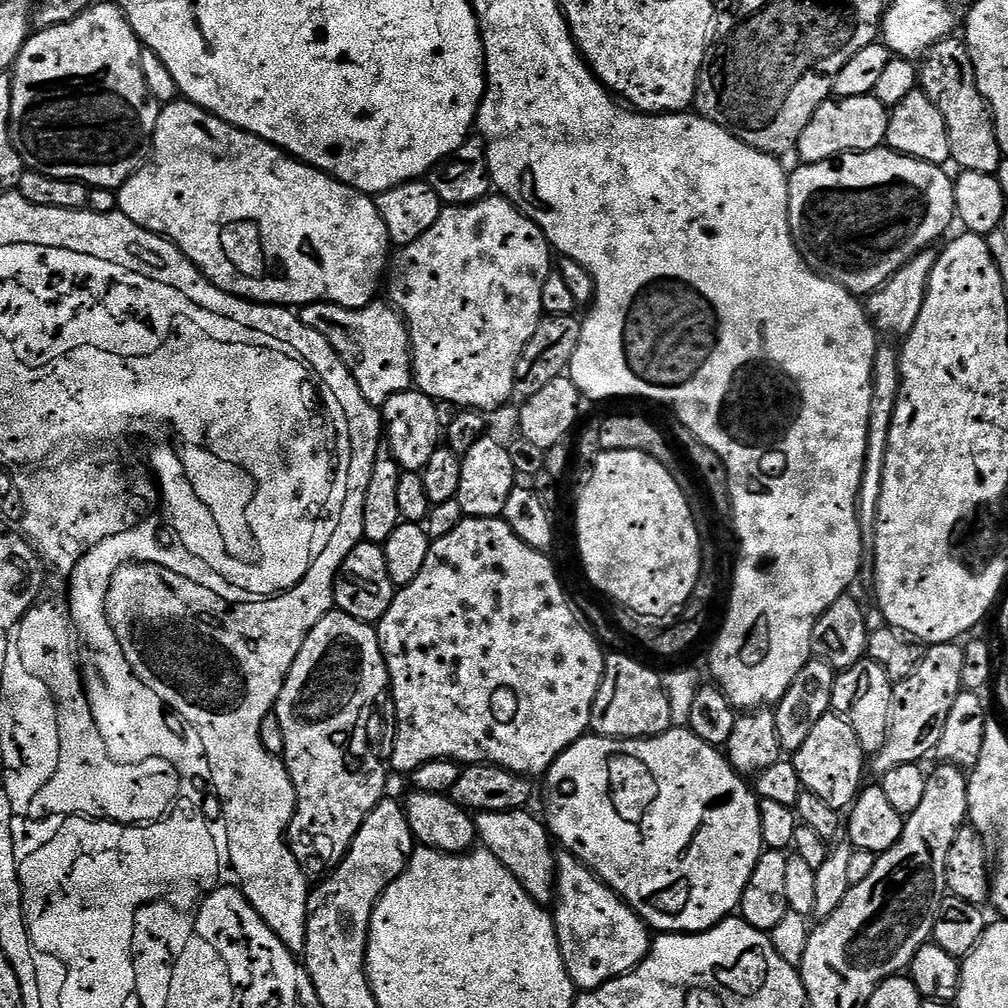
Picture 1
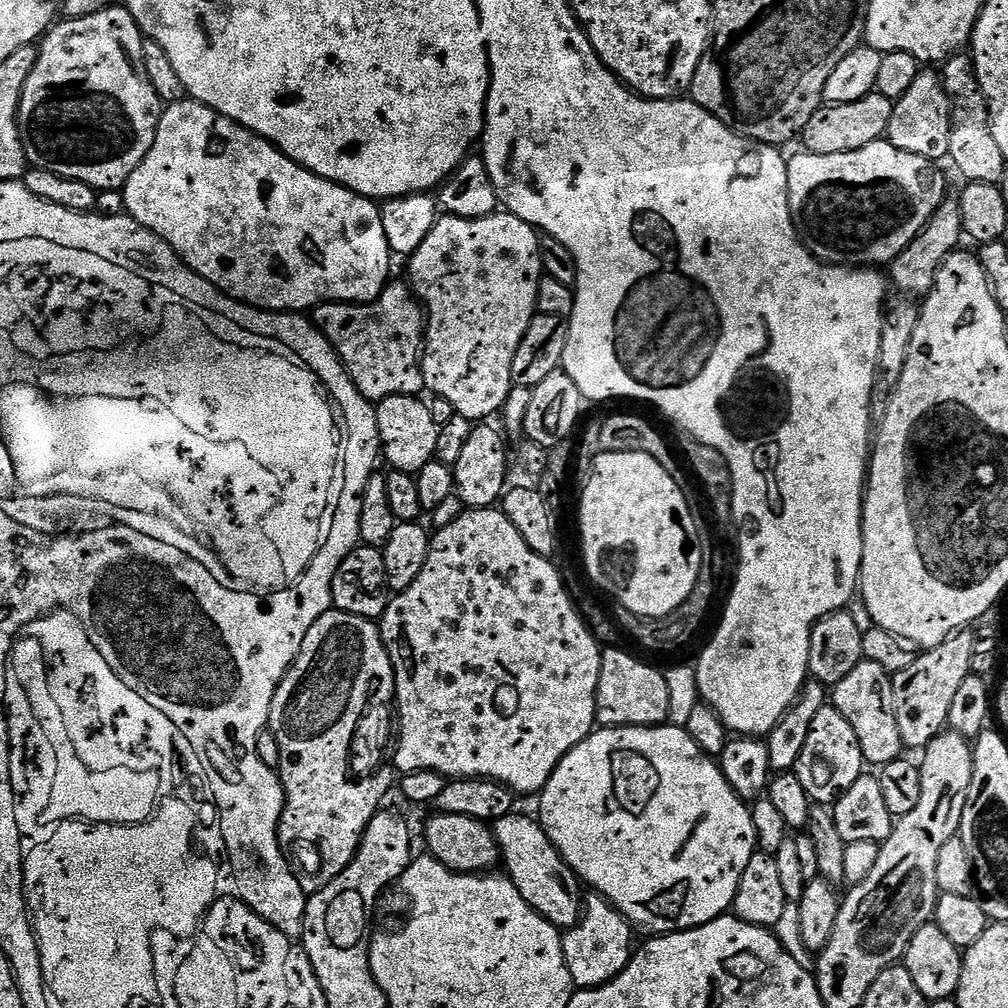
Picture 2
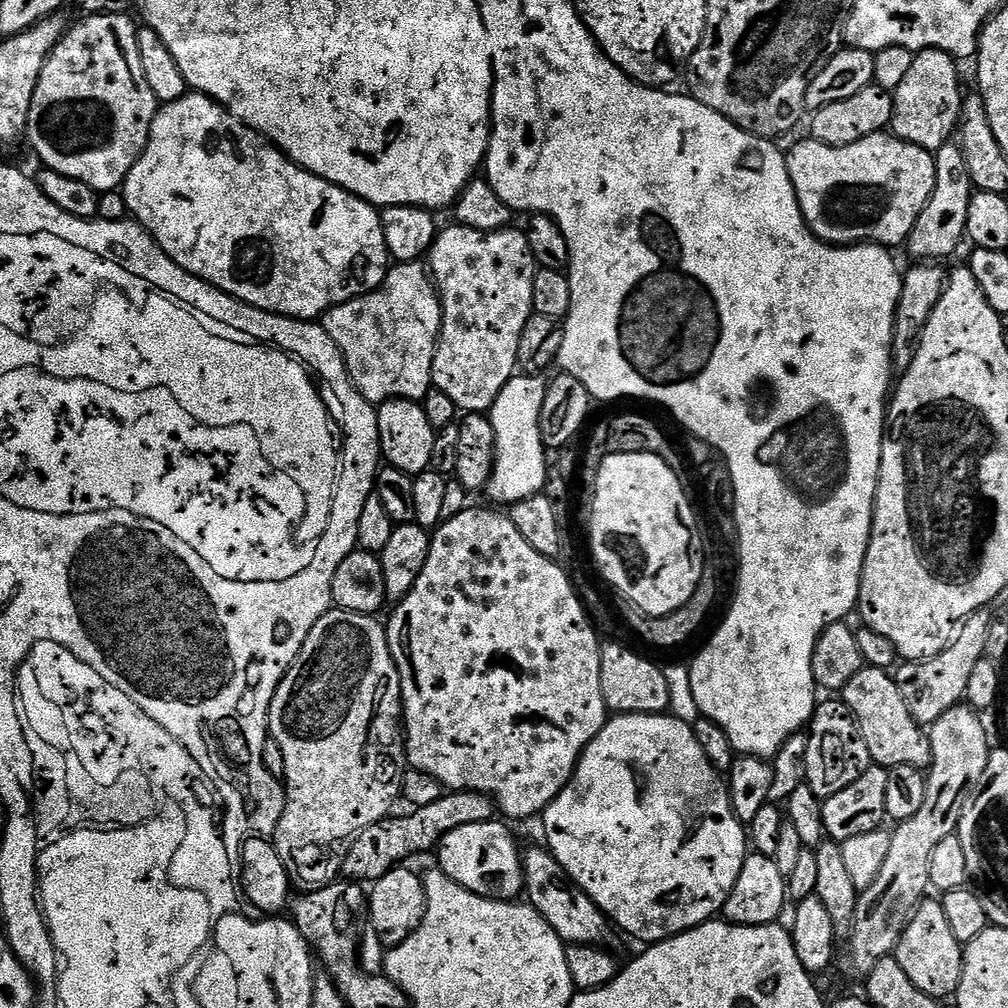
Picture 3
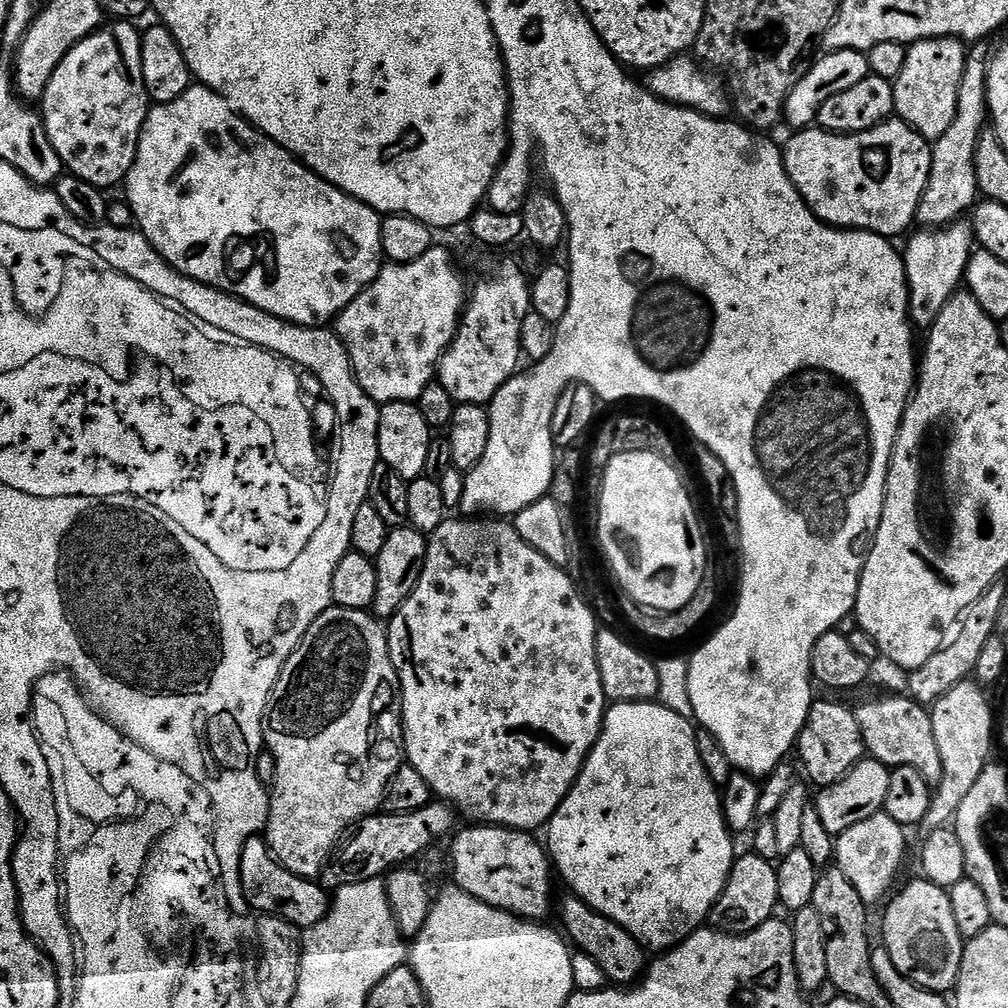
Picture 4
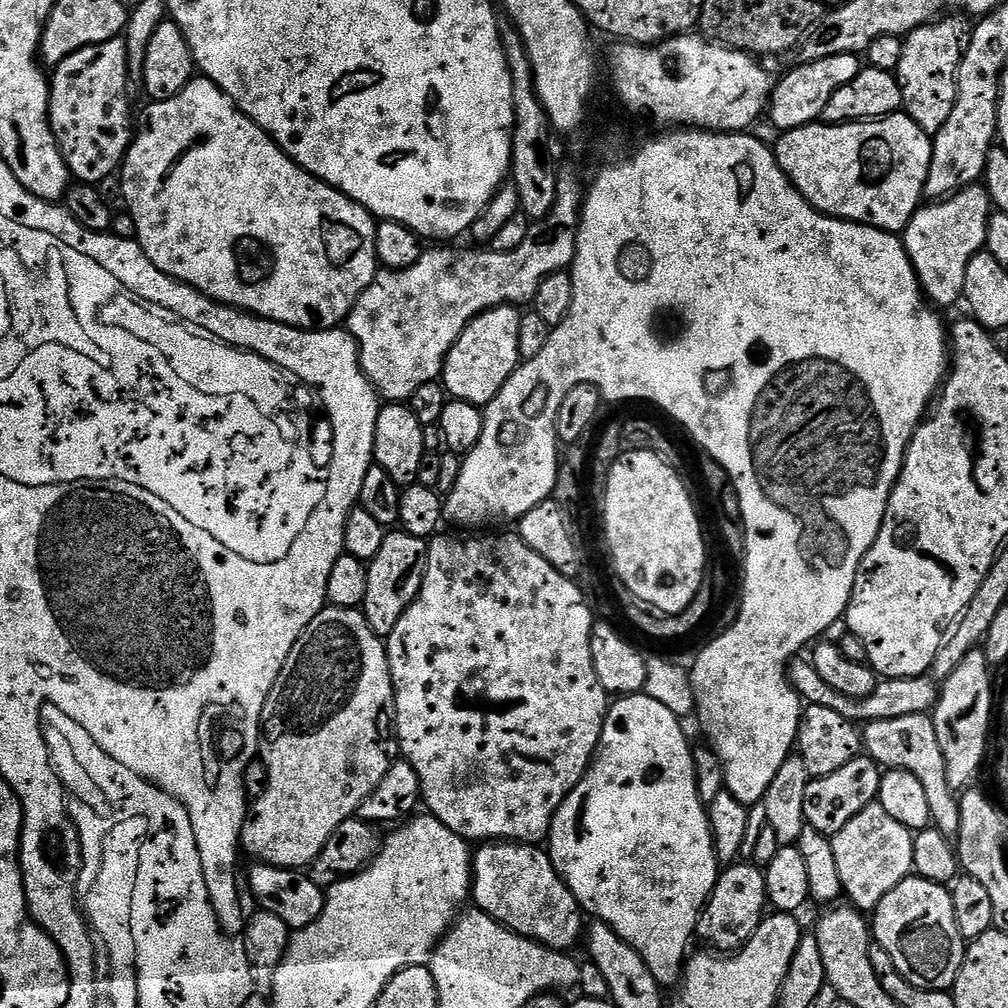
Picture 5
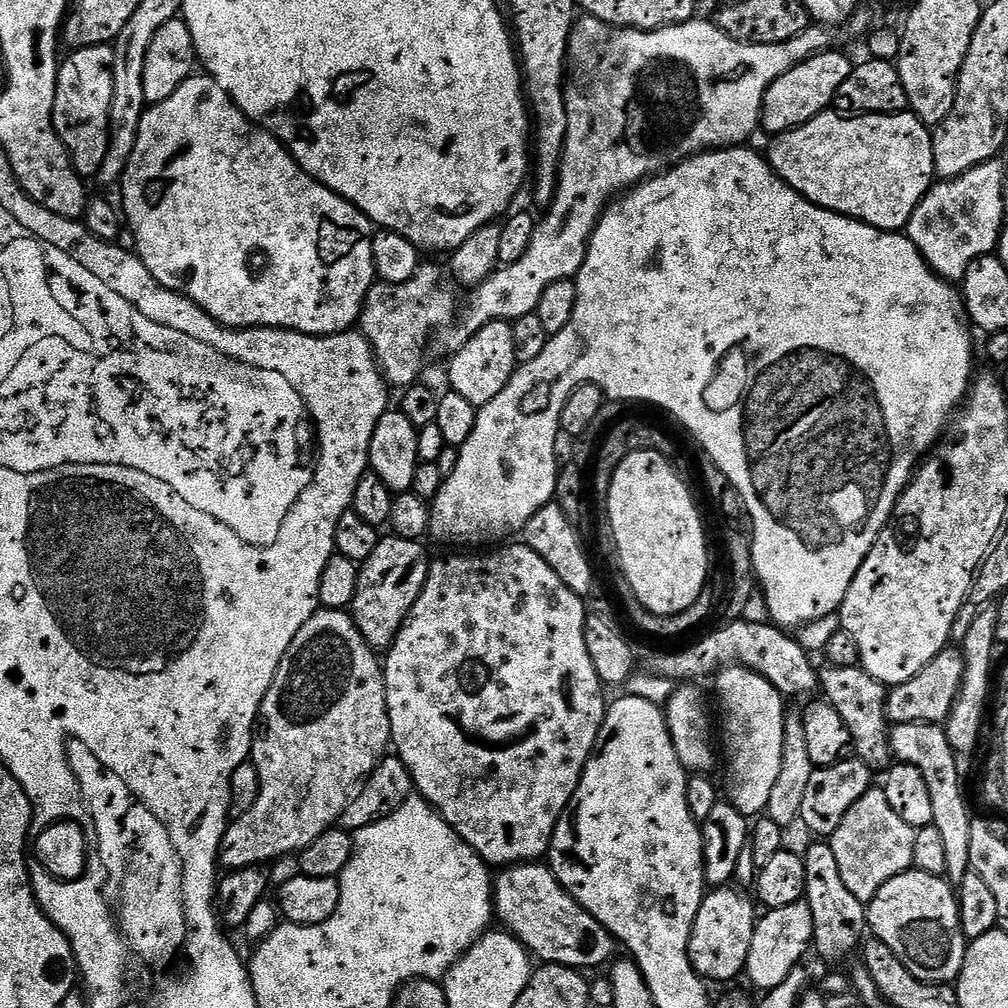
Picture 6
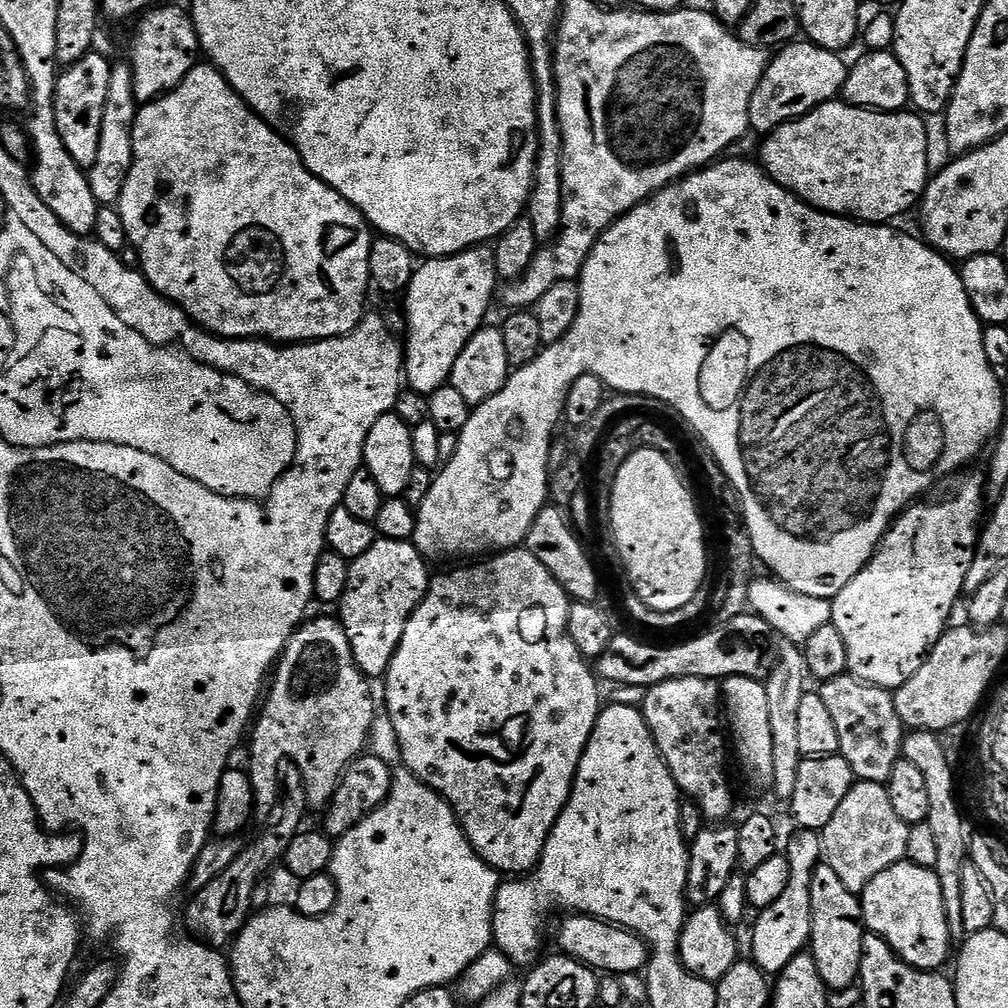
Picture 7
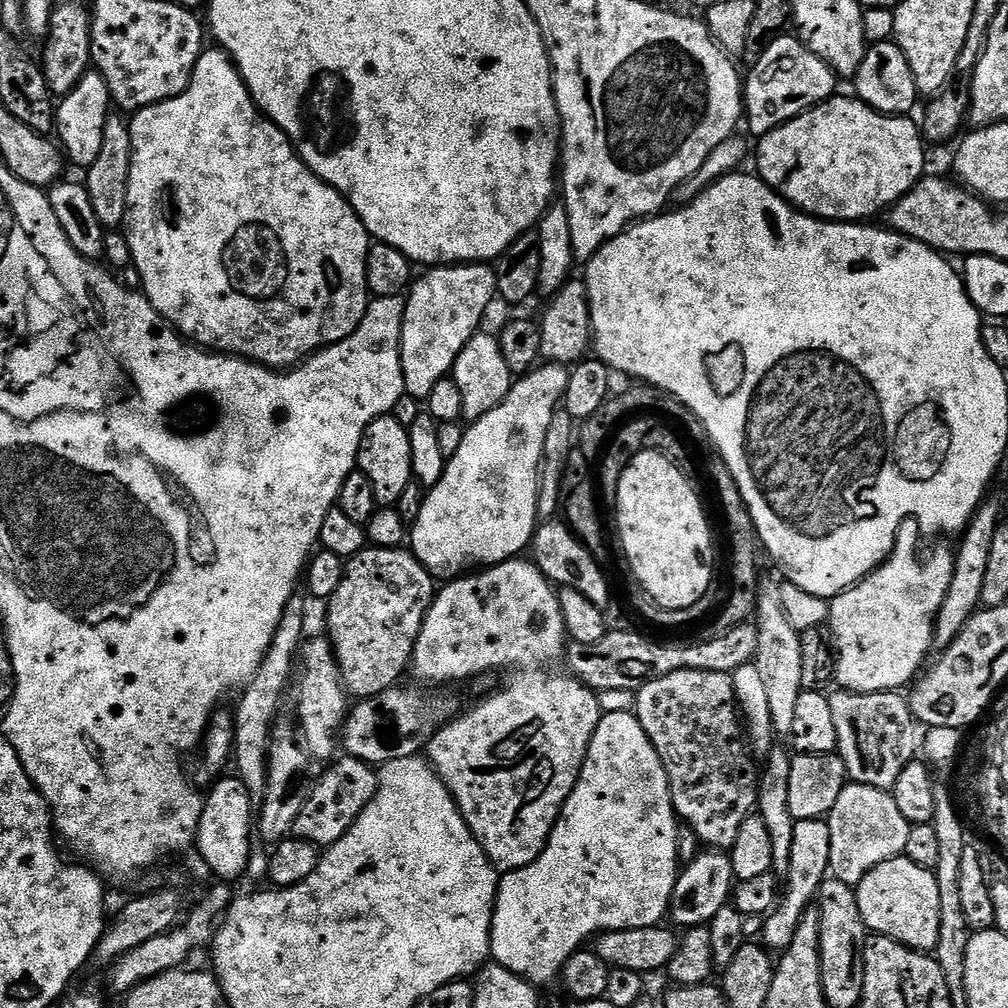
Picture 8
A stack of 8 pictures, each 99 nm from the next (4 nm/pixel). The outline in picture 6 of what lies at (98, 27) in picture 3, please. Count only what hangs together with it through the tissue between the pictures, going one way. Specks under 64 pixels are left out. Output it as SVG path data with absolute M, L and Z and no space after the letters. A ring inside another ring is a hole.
M90 44L67 53L56 73L52 121L58 138L81 178L95 177L110 142L110 102L114 98L112 44Z

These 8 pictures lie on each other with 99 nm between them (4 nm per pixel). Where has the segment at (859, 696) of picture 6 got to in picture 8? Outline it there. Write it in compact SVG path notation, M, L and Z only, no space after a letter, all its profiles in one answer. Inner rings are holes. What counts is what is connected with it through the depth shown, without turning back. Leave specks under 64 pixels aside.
M836 690L828 696L830 702L830 710L834 714L834 727L838 729L838 742L836 743L836 752L842 758L842 762L848 771L848 780L853 784L865 784L866 786L874 786L875 788L883 788L891 790L898 782L898 774L902 774L902 770L906 770L906 766L913 763L918 756L918 725L915 718L912 717L912 711L908 705L907 699L899 691L894 692L846 692Z

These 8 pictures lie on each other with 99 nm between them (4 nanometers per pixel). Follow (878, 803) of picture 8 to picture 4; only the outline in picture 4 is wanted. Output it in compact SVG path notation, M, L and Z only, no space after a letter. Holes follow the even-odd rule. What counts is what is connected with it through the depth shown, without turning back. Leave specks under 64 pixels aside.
M883 811L874 814L874 818L866 818L866 822L858 822L858 826L850 826L850 830L835 837L835 867L840 868L846 878L850 878L850 886L858 890L865 904L875 906L891 890L904 864L904 832L905 825L894 822L894 818Z

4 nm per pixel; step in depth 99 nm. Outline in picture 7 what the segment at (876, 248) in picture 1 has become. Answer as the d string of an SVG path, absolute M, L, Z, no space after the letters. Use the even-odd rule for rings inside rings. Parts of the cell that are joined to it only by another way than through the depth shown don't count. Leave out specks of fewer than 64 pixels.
M840 98L829 100L827 104L817 106L814 111L799 116L796 120L791 120L789 124L779 124L775 130L767 133L760 145L758 160L775 184L781 184L787 192L792 192L811 208L817 208L820 212L828 212L832 216L842 216L865 224L887 225L889 222L896 222L896 219L903 212L910 211L912 207L913 211L921 203L924 190L928 186L930 179L930 171L928 172L928 128L919 119L923 120L912 110L876 112L872 108L859 108Z

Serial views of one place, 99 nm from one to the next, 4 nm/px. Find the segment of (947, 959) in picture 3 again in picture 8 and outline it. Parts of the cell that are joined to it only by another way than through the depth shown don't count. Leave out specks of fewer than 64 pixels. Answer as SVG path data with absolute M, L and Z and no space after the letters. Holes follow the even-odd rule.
M904 855L895 856L893 860L882 862L862 878L862 882L855 885L858 898L858 910L864 920L864 927L869 933L877 936L889 936L899 944L905 944L915 952L931 953L938 942L938 914L940 913L940 899L938 898L938 882L933 869L914 866Z

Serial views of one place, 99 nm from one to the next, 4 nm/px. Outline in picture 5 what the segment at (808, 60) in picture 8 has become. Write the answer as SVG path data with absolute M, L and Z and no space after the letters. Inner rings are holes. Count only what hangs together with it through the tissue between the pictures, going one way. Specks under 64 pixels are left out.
M838 54L834 58L822 58L818 62L800 62L797 65L793 72L788 72L781 80L779 77L775 81L766 109L767 119L772 120L781 133L819 121L826 110L826 102L830 102L830 98L834 98L835 92L842 90L842 86L846 86L850 78L859 74L862 60L856 54Z

